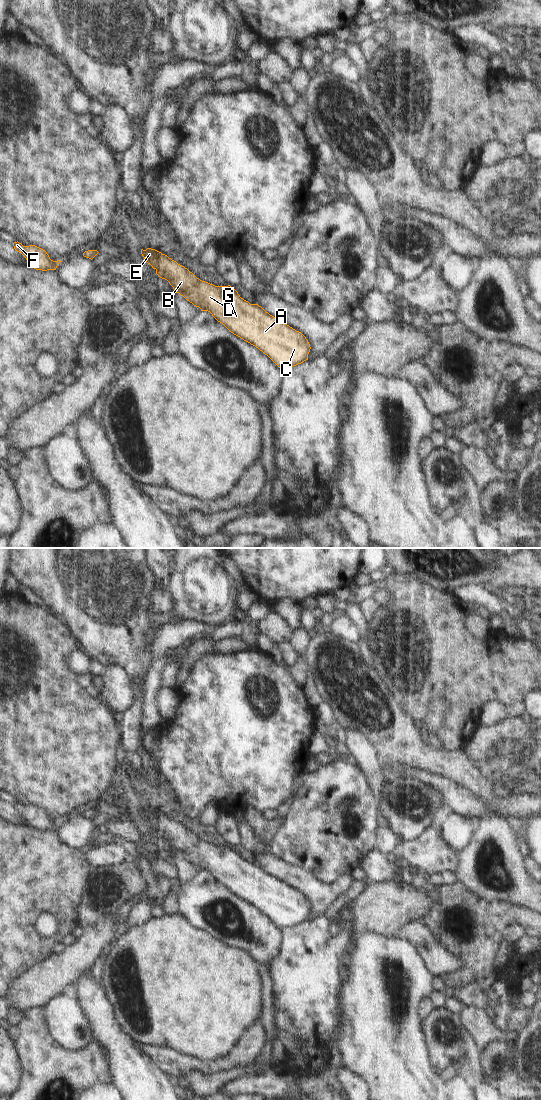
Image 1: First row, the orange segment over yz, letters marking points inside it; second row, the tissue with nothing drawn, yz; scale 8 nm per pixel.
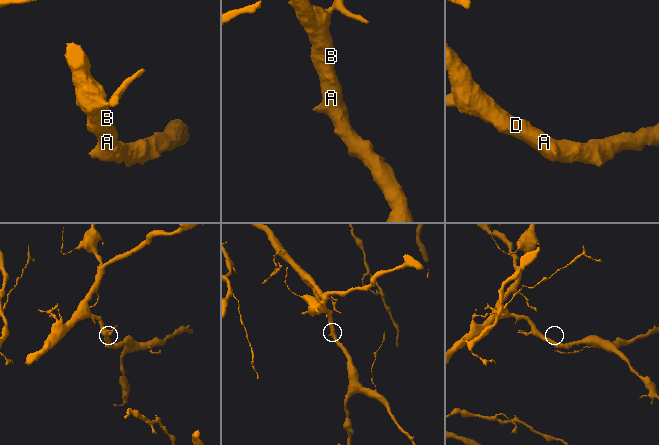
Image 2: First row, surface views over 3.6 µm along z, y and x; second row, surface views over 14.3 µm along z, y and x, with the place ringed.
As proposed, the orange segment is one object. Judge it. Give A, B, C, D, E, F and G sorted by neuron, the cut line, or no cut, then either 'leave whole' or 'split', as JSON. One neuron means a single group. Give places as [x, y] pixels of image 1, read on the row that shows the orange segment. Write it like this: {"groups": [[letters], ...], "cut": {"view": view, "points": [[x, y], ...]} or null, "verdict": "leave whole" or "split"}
{"groups": [["A", "B", "C", "D", "E", "F", "G"]], "cut": null, "verdict": "leave whole"}

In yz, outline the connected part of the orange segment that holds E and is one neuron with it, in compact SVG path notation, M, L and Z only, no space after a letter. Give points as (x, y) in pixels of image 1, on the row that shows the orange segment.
M141 249L141 254L176 293L201 311L210 312L231 333L258 348L282 370L308 360L311 347L301 332L270 315L258 304L250 304L230 285L215 286L202 281L155 249Z

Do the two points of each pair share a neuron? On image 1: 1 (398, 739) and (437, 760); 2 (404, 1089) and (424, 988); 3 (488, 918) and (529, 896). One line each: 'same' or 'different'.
1: same
2: same
3: different

